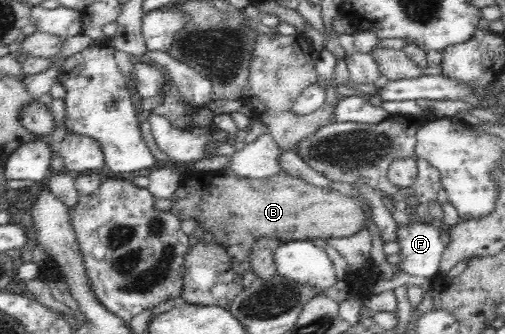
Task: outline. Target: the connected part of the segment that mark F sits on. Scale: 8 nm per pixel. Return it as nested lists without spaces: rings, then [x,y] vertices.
[[[415,216],[407,228],[397,229],[401,263],[396,268],[410,276],[432,280],[438,273],[445,244],[433,224],[421,224]]]

